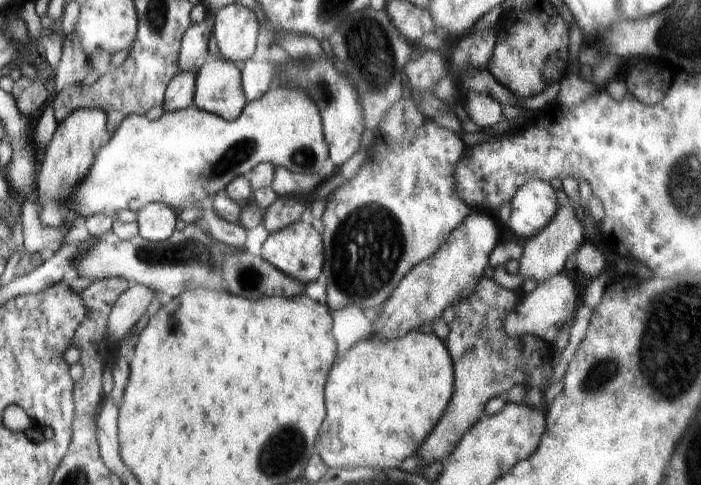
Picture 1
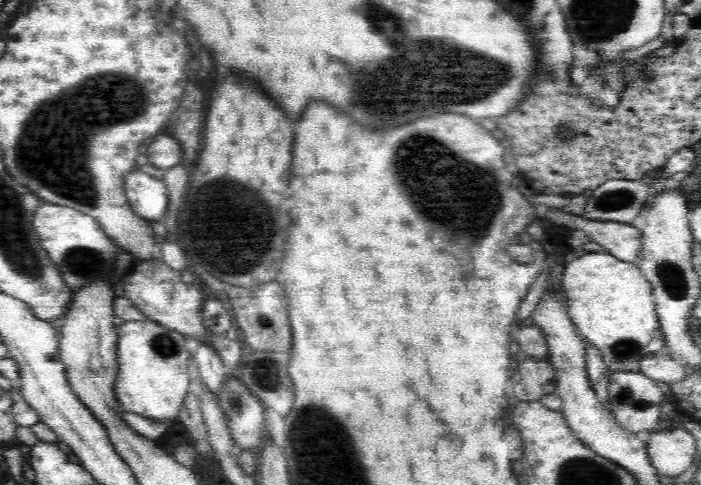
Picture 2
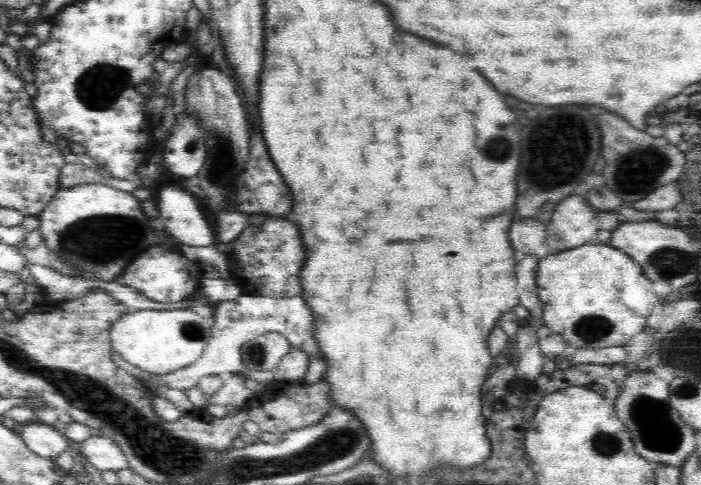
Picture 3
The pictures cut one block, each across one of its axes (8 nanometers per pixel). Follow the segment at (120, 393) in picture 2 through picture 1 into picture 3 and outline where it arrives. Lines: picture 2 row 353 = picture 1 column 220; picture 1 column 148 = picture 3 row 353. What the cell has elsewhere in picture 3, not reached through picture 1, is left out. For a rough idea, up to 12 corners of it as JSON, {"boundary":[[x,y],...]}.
{"boundary":[[140,310],[110,328],[113,350],[155,375],[202,357],[213,317]]}

